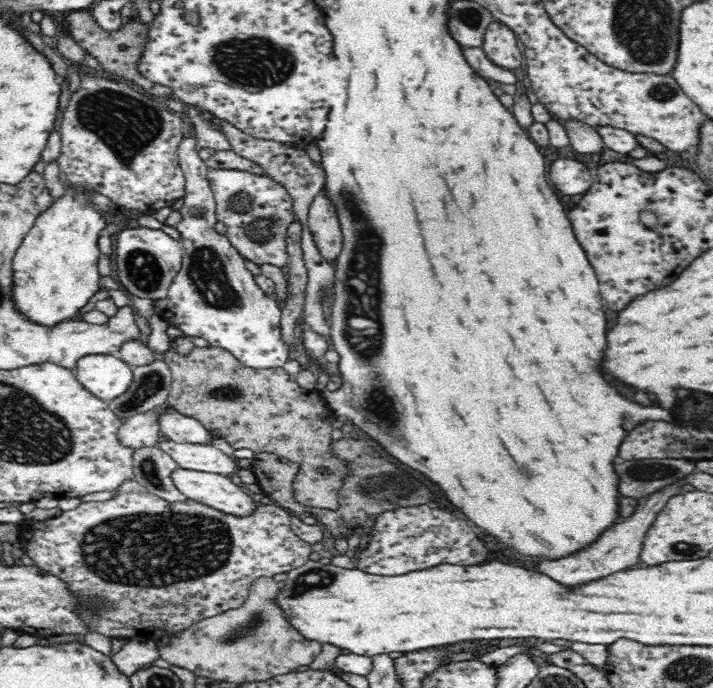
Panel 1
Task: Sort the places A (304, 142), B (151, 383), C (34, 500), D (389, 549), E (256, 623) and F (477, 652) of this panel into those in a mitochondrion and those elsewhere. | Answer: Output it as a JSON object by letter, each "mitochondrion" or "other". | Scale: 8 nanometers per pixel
{"A":"other","B":"mitochondrion","C":"other","D":"other","E":"mitochondrion","F":"other"}

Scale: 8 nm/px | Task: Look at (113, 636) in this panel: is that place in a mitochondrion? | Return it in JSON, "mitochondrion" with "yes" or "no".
{"mitochondrion":"no"}

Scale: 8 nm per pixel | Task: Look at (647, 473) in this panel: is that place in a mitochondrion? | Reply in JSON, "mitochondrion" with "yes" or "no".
{"mitochondrion":"yes"}

